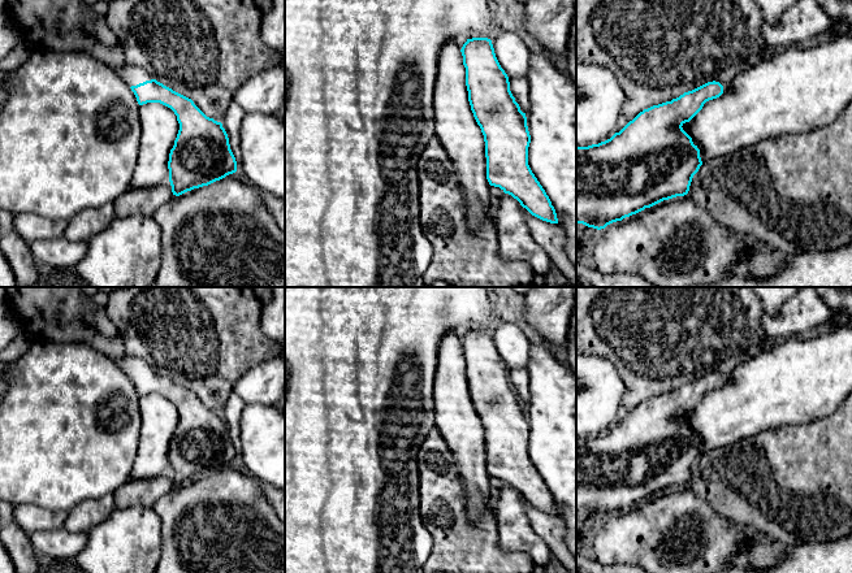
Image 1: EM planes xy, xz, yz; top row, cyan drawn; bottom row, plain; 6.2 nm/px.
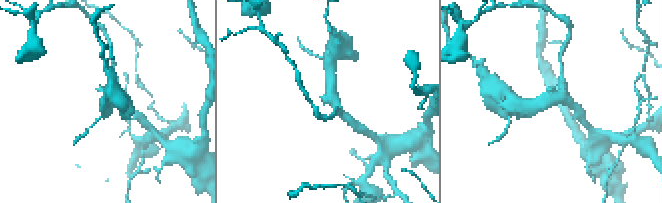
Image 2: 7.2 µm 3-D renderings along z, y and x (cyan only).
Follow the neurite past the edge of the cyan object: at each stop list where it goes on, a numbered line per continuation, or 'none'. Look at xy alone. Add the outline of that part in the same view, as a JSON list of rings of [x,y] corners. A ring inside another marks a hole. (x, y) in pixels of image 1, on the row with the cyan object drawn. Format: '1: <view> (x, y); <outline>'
1: xy (132, 76); [[[125,62],[122,68],[113,69],[113,71],[129,86],[137,86],[146,81],[153,79],[152,75],[138,66],[131,66]]]

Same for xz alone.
none

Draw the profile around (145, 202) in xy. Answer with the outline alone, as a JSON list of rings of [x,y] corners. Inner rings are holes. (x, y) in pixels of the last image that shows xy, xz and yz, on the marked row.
[[[170,182],[153,187],[133,188],[114,201],[114,217],[134,214],[153,217],[155,212],[173,196]]]

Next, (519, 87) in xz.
[[[513,78],[510,79],[510,91],[515,97],[515,101],[519,104],[520,110],[527,113],[531,108],[529,97],[529,84],[526,78]]]

